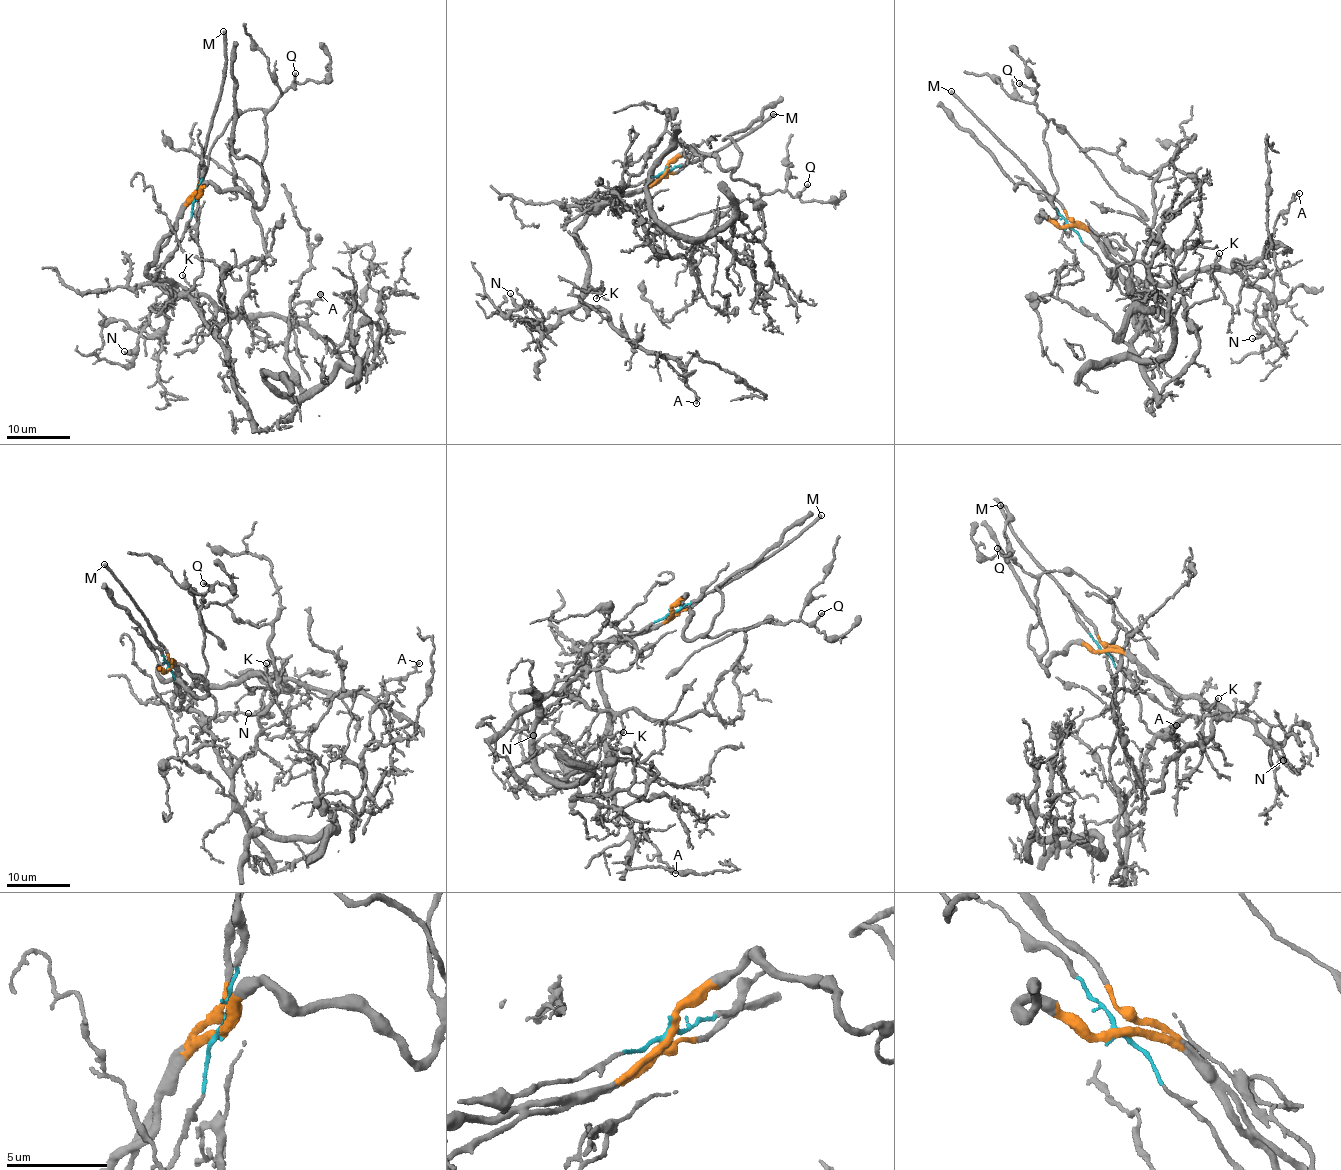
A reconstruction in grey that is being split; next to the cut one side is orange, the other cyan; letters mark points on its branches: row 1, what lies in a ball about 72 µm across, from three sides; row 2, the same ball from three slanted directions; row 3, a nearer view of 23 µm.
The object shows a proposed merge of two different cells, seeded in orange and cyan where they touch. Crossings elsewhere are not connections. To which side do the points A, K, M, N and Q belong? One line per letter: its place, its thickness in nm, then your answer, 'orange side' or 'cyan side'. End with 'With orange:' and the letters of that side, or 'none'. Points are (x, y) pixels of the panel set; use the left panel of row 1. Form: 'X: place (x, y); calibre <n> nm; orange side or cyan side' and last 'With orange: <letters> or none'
A: place (320, 294); calibre 100 nm; orange side
K: place (182, 275); calibre 110 nm; orange side
M: place (223, 31); calibre 300 nm; orange side
N: place (124, 351); calibre 120 nm; orange side
Q: place (295, 73); calibre 180 nm; orange side
With orange: A, K, M, N, Q

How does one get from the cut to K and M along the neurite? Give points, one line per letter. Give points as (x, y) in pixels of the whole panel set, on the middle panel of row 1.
K: (666, 171), (651, 184), (596, 210), (576, 231), (576, 245), (588, 261), (589, 289), (599, 292), (597, 298)
M: (666, 171), (663, 176), (720, 149), (760, 127), (772, 113)

